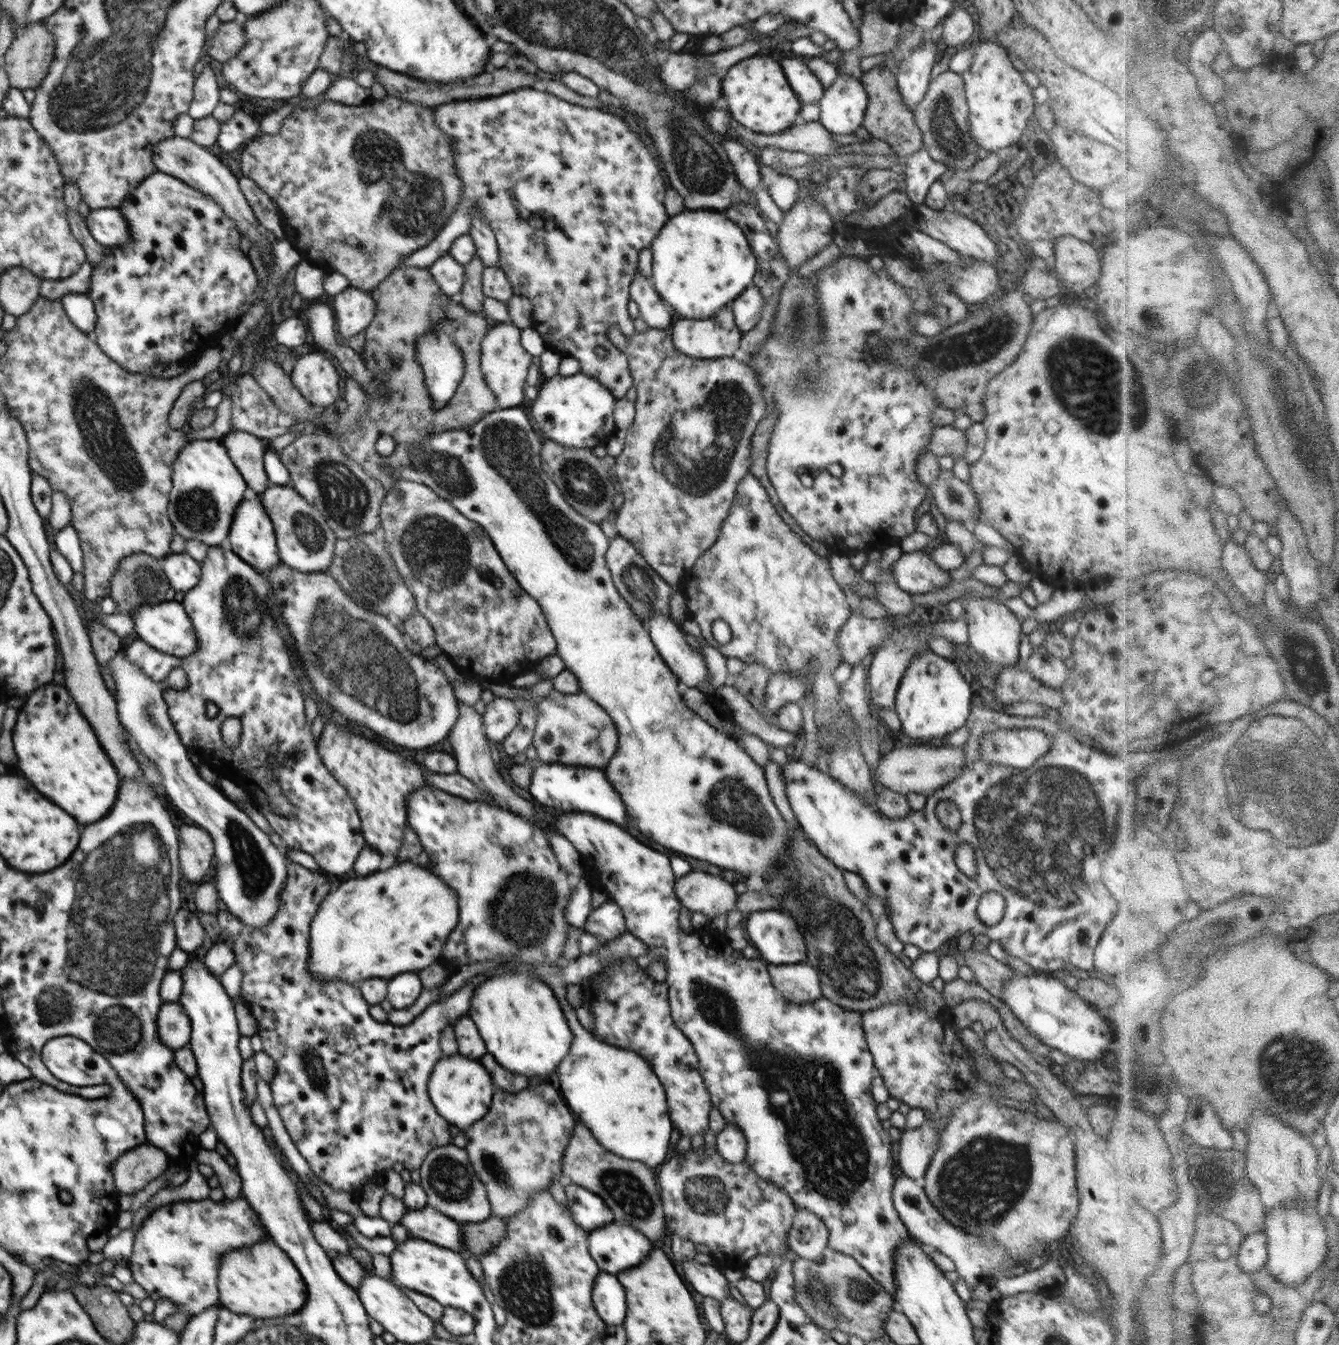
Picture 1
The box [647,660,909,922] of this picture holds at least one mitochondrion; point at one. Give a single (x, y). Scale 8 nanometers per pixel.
(732, 801)

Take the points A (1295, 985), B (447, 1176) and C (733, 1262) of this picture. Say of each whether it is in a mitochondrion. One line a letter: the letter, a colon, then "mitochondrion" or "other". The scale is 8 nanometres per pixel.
A: other
B: mitochondrion
C: other

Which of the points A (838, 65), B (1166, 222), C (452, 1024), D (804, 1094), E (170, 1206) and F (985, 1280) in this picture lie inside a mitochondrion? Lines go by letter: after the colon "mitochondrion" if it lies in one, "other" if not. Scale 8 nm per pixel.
A: other
B: other
C: other
D: mitochondrion
E: other
F: other

